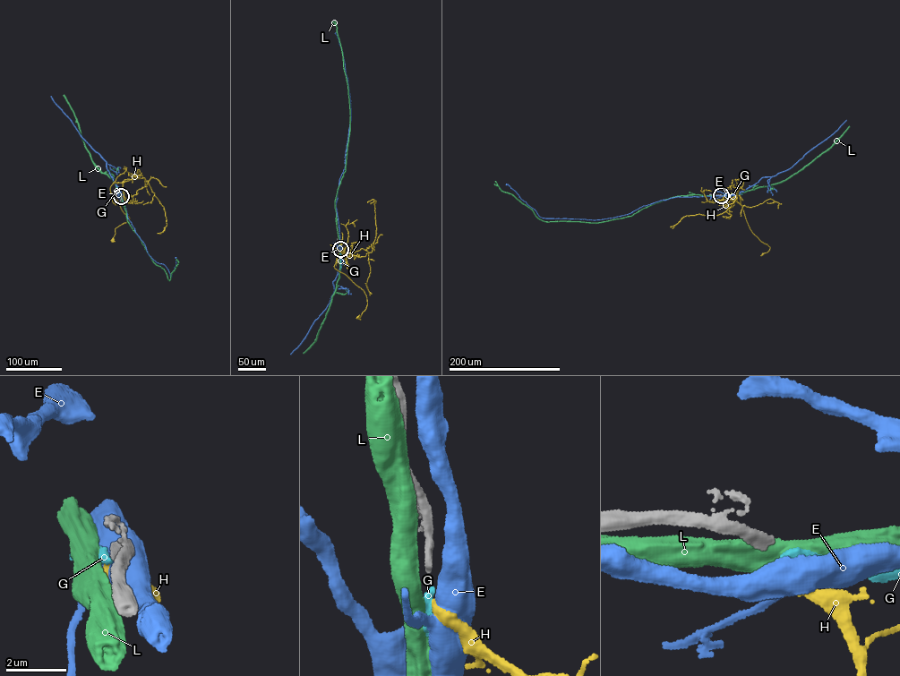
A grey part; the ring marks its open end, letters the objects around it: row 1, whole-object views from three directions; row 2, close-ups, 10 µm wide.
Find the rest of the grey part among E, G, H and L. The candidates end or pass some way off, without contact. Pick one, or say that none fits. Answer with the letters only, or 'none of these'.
G

